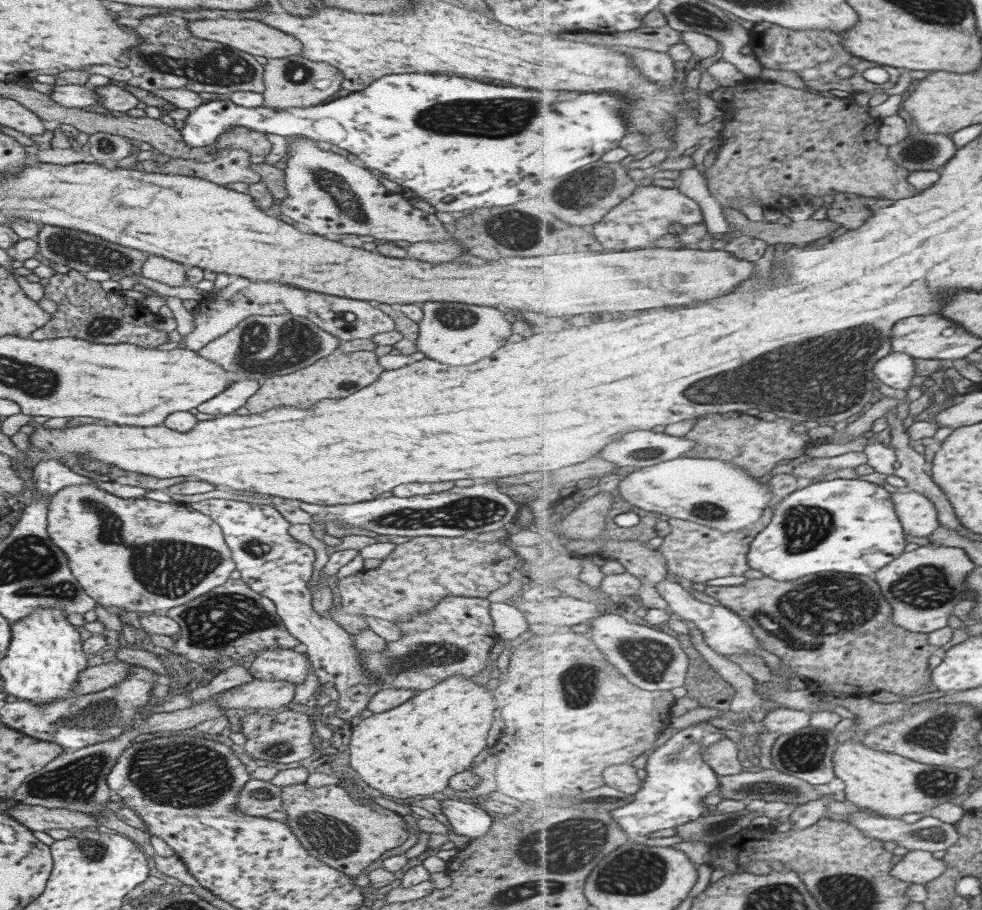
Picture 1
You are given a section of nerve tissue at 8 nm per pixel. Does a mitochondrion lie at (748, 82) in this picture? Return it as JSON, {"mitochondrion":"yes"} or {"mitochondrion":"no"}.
{"mitochondrion":"no"}

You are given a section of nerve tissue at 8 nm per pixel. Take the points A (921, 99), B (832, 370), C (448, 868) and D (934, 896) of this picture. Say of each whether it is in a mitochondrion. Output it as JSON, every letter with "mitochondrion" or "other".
{"A":"other","B":"mitochondrion","C":"other","D":"other"}

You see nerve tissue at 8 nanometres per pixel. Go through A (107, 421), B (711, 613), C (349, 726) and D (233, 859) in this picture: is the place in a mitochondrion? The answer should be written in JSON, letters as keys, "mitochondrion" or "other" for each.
{"A":"other","B":"other","C":"other","D":"other"}

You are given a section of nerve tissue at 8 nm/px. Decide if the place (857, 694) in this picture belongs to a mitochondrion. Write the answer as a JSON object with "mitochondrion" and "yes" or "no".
{"mitochondrion":"no"}

